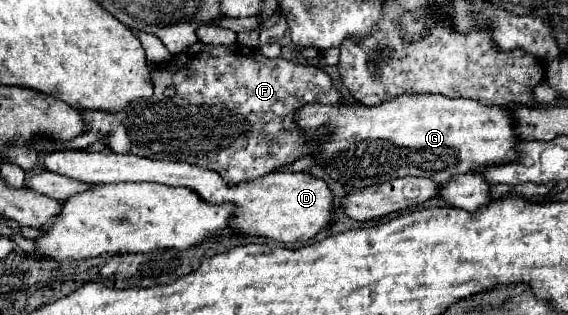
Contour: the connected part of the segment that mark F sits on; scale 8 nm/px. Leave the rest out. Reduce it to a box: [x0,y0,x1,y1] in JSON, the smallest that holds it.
[37,43,343,185]

